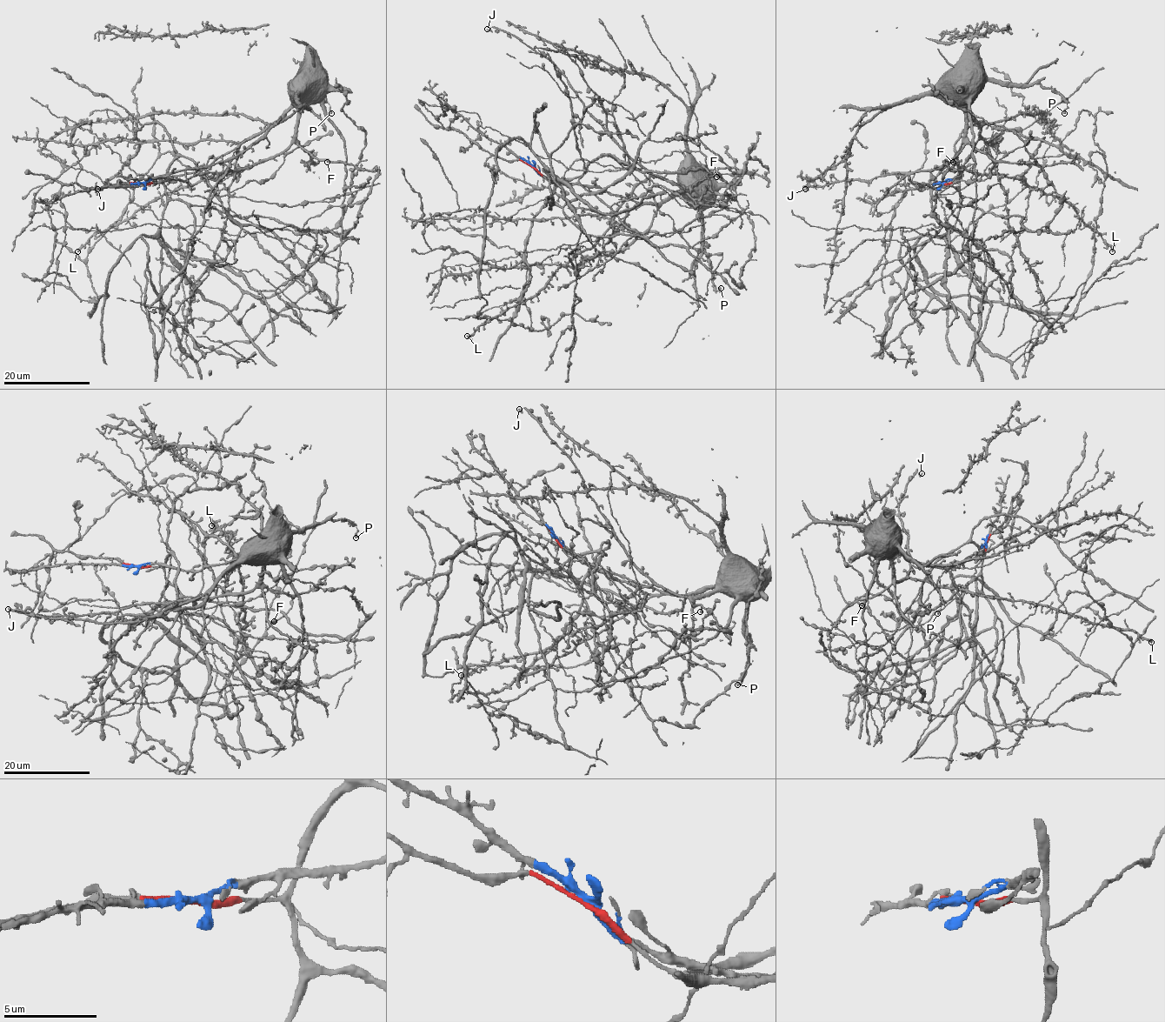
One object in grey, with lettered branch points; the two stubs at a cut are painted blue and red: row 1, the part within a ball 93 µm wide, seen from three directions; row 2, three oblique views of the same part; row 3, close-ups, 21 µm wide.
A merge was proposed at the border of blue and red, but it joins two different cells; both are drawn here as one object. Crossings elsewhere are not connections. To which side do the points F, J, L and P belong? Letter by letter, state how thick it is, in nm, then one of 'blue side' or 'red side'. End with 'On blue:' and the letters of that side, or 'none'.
F: 280 nm | blue side
J: 200 nm | blue side
L: 280 nm | blue side
P: 320 nm | blue side
On blue: F, J, L, P

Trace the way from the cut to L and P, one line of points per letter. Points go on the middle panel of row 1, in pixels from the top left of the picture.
L: (531, 165), (635, 203), (663, 203), (687, 190), (642, 181), (590, 248), (466, 336)
P: (531, 165), (635, 203), (663, 203), (682, 192), (702, 210), (702, 249), (721, 287)

